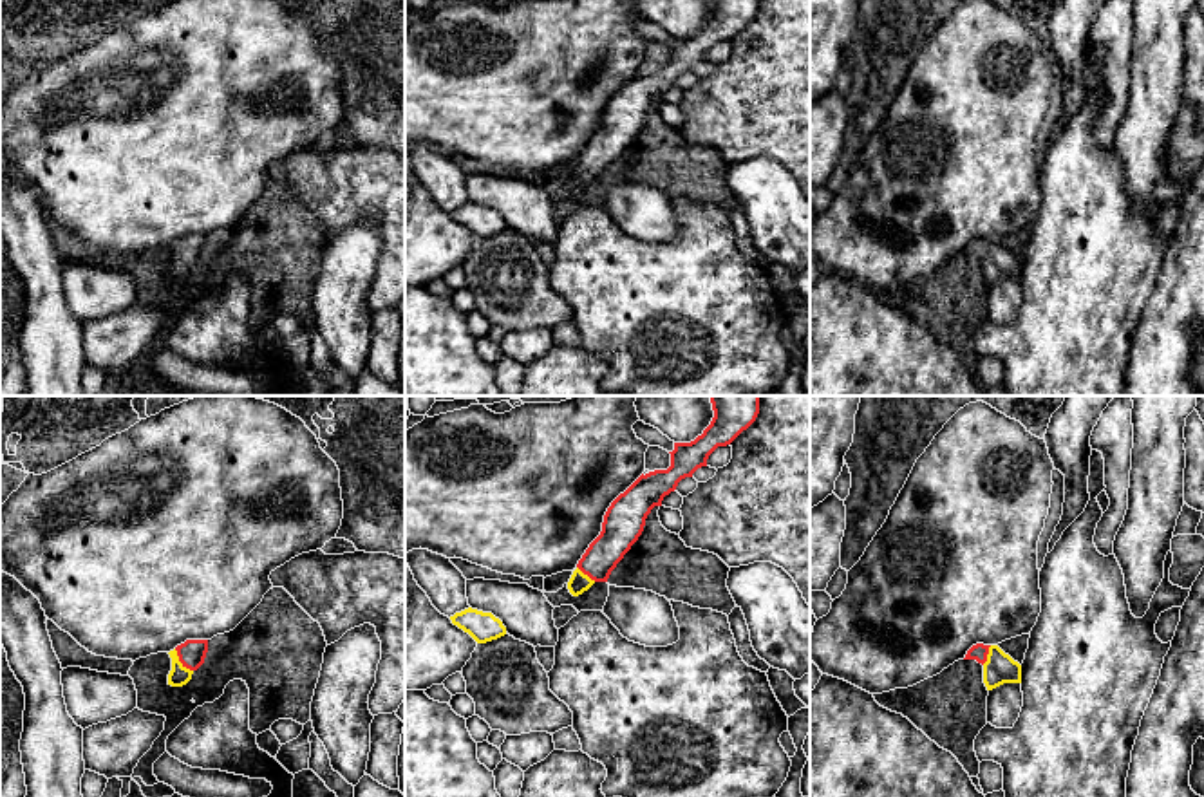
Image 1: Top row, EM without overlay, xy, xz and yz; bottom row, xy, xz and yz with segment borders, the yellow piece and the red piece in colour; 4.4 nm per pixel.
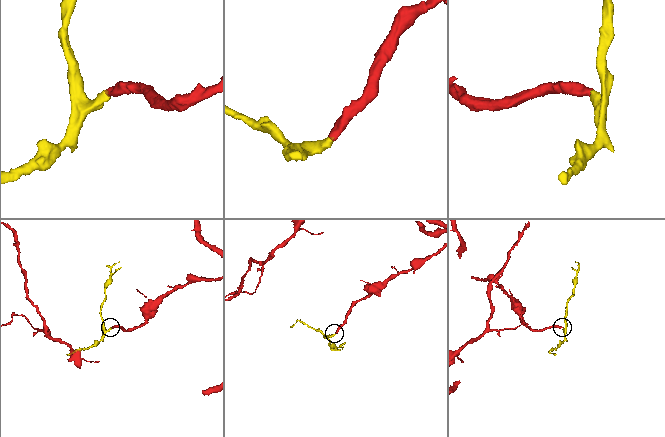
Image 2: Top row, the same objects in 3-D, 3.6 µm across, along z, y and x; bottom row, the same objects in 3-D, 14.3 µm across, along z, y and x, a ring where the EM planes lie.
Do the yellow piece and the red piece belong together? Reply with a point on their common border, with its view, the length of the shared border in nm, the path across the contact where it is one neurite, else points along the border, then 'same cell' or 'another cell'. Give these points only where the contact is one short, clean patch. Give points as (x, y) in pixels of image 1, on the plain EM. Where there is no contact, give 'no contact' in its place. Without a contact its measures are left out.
meets yellow in xy at (179, 257); contact 130 nm long; runs through xy (179, 270), (179, 257), (192, 248); same cell

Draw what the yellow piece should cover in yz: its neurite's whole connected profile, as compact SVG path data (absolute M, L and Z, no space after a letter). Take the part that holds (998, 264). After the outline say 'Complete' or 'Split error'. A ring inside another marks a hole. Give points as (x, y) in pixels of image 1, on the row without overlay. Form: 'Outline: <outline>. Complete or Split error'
Outline: M973 240L964 255L976 255L983 260L983 278L992 286L1003 278L1021 278L1021 260L1005 249L998 240Z. Split error

